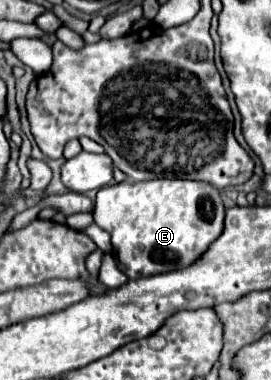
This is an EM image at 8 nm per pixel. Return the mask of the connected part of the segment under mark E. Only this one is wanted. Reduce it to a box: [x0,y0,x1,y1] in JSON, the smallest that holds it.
[94,180,224,278]

